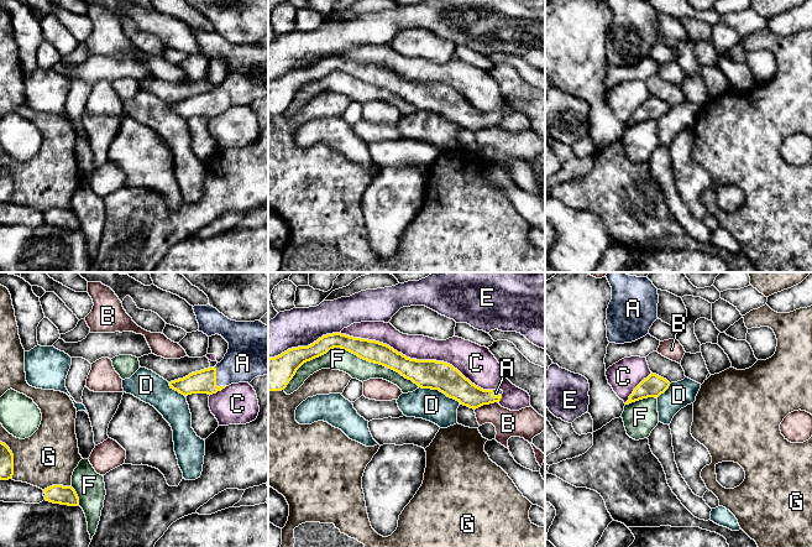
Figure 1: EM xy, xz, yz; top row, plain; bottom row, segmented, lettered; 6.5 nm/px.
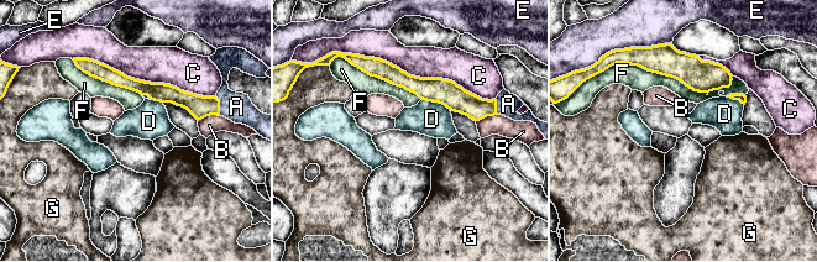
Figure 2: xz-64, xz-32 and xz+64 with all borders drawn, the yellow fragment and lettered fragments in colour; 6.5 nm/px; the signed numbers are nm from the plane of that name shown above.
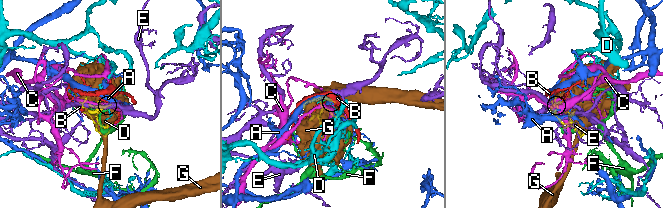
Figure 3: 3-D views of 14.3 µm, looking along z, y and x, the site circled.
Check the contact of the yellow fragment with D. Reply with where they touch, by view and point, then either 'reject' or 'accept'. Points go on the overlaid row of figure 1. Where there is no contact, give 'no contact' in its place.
xz (440, 391) | reject

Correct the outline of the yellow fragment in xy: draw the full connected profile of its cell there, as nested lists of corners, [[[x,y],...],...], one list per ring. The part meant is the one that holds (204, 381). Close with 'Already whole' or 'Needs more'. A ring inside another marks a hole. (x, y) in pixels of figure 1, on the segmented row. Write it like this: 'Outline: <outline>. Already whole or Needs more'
Outline: [[[198,304],[193,309],[199,332],[208,337],[221,335],[229,343],[229,349],[214,368],[171,381],[171,389],[184,396],[213,395],[231,384],[250,384],[257,376],[268,375],[268,325],[260,321],[231,321],[210,304]]]. Needs more

